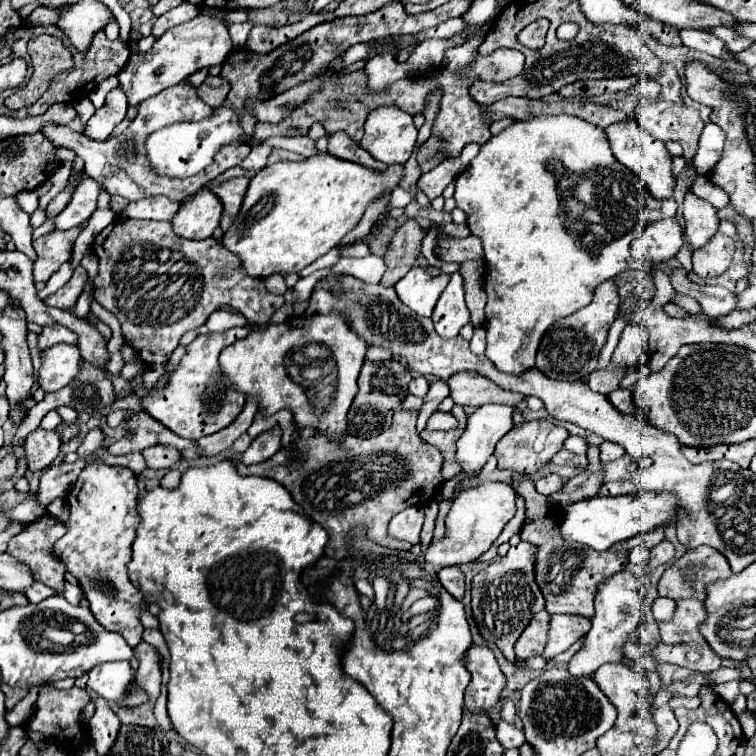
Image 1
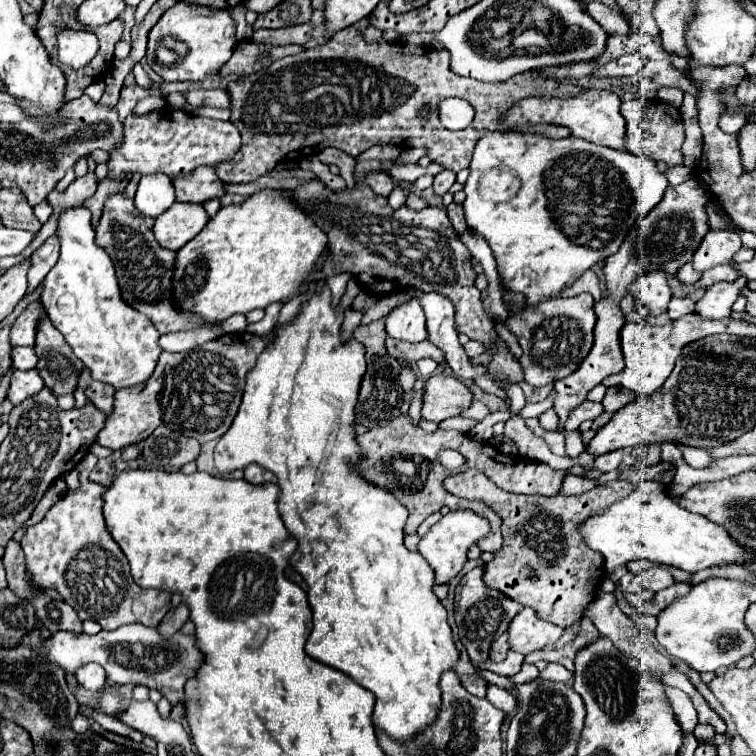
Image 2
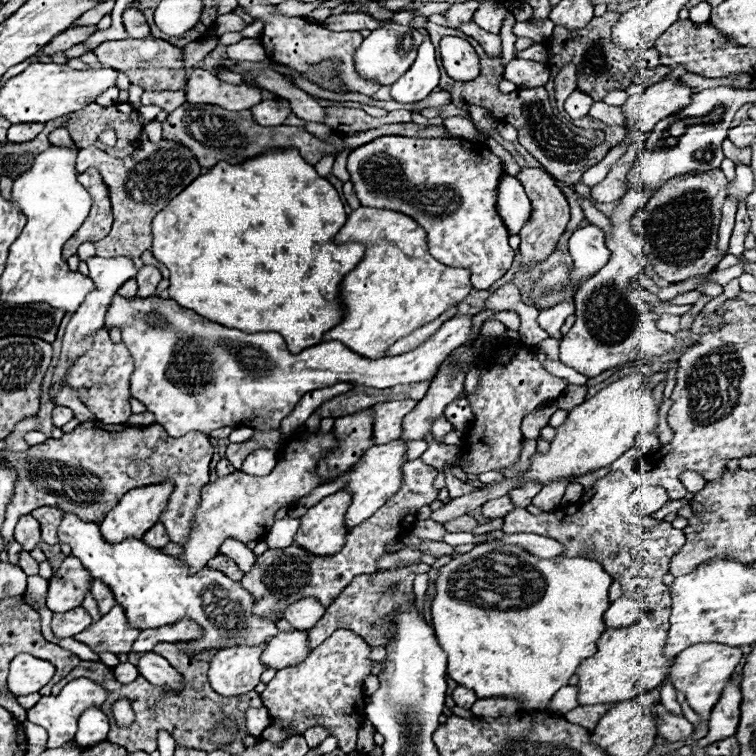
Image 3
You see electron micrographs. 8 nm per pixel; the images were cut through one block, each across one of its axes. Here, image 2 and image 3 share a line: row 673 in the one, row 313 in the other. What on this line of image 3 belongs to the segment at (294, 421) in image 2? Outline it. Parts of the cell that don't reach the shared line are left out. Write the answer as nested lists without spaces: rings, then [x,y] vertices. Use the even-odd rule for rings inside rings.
[[[360,206],[334,236],[334,244],[348,242],[364,244],[366,254],[340,284],[338,296],[344,316],[340,324],[324,332],[324,340],[340,340],[346,348],[368,360],[386,356],[394,342],[458,306],[472,290],[468,270],[450,268],[432,258],[426,232],[406,214]]]

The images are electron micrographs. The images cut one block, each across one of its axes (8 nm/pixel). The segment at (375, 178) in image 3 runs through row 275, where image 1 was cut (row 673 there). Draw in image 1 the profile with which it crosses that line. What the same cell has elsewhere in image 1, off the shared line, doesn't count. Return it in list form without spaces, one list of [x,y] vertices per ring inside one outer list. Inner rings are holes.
[[[470,646],[464,654],[464,666],[472,674],[472,682],[466,688],[466,710],[472,714],[490,712],[506,688],[506,676],[494,652],[486,646]]]

